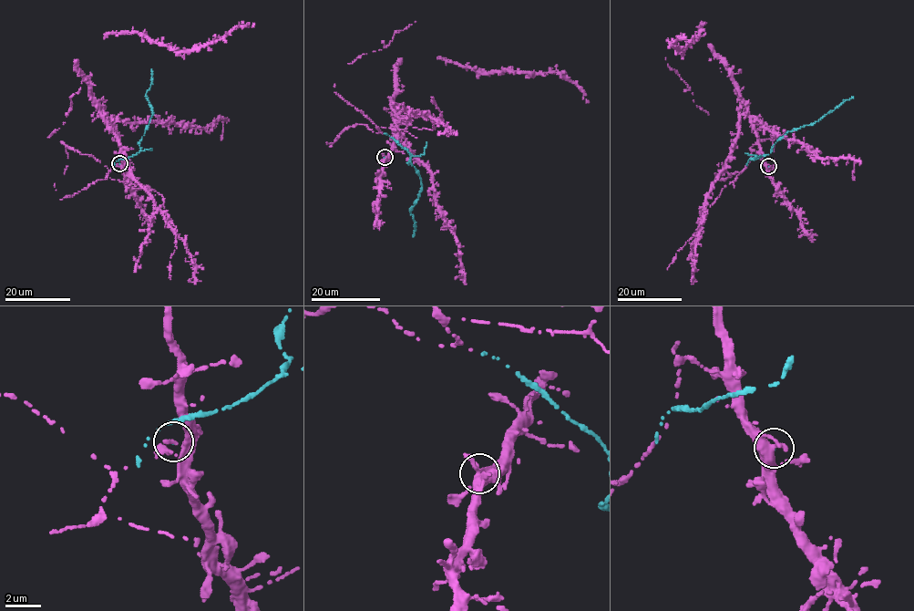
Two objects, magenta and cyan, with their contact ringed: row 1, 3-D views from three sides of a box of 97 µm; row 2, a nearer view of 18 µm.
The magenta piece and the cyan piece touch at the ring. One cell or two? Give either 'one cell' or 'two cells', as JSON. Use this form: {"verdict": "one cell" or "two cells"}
{"verdict": "one cell"}

